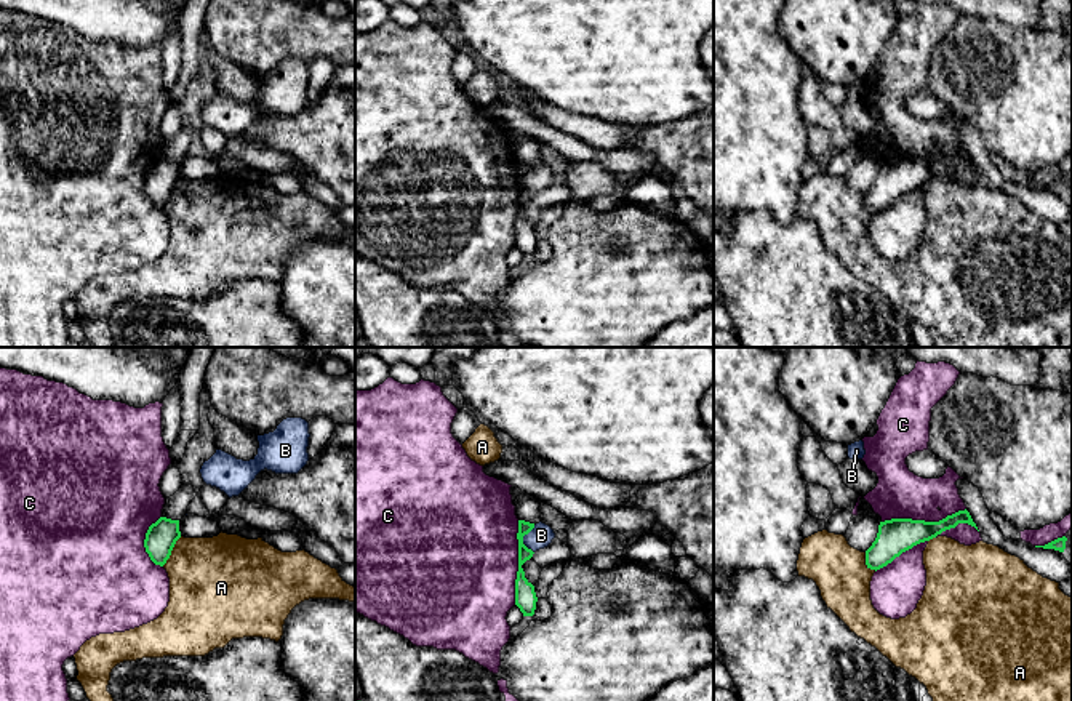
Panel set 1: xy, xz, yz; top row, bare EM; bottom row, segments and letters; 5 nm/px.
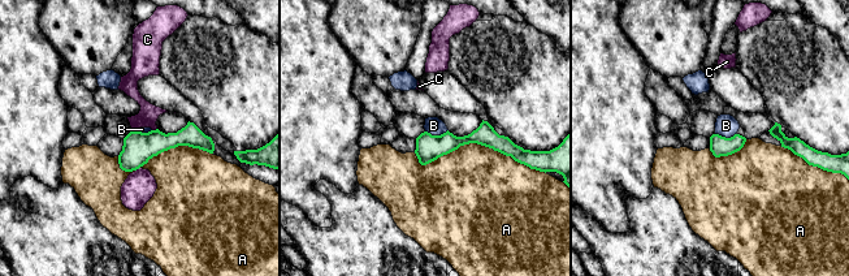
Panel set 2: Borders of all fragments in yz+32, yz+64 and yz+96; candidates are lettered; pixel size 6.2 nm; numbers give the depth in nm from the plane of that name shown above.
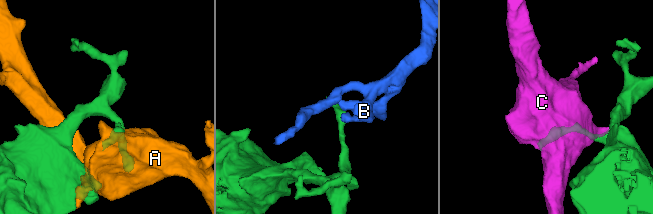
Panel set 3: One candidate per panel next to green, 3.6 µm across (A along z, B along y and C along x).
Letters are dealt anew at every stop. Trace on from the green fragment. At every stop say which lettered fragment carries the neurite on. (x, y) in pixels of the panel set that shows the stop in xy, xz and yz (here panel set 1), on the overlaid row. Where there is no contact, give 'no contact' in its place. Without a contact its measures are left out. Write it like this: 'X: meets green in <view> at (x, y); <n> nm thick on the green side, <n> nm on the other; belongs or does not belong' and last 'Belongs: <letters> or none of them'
A: meets green in xy at (172, 549); 160 nm thick on the green side, 420 nm on the other; does not belong
B: meets green in xz at (522, 540); 90 nm thick on the green side, 110 nm on the other; does not belong
C: meets green in xz at (519, 562); 110 nm thick on the green side, 500 nm on the other; does not belong
Belongs: none of them

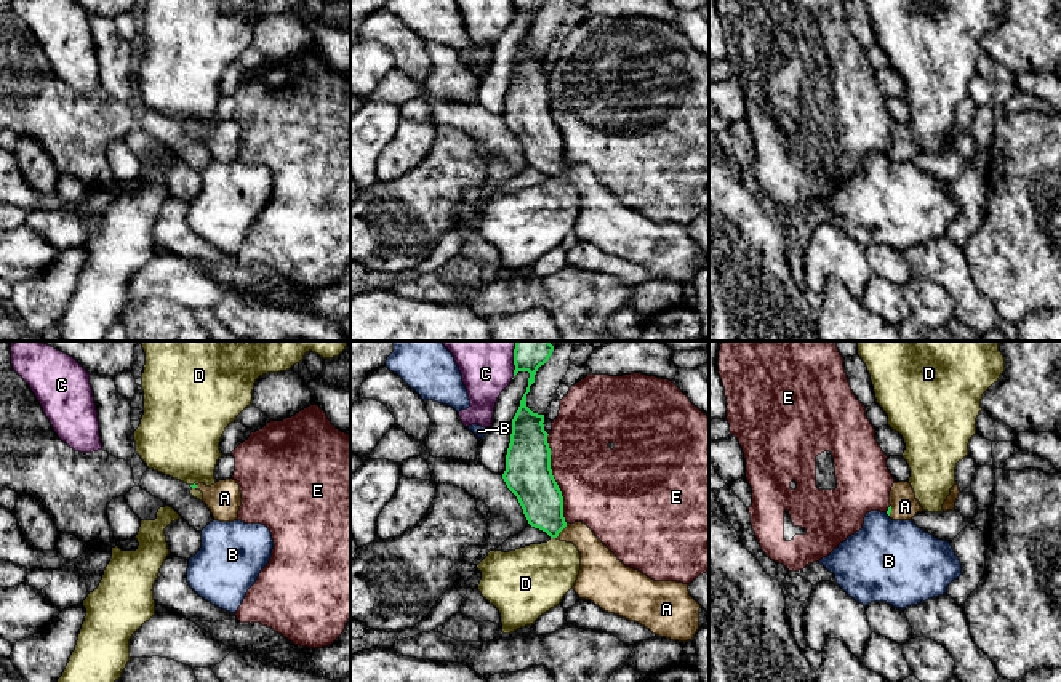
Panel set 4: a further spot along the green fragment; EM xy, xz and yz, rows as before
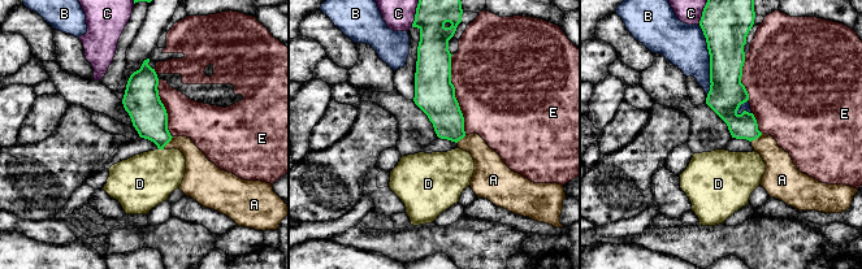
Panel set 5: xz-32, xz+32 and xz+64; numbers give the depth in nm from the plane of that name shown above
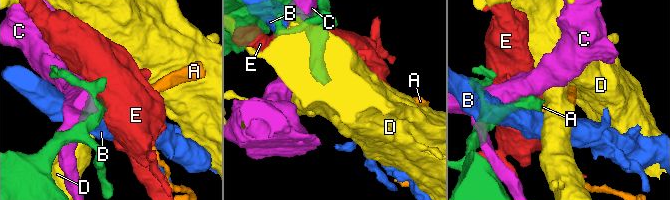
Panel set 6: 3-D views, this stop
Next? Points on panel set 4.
A: meets green in xz at (562, 529); 220 nm thick on the green side, 180 nm on the other; belongs
B: no contact; does not belong
C: meets green in xz at (514, 361); 180 nm thick on the green side, 320 nm on the other; does not belong
D: meets green in xz at (554, 537); 220 nm thick on the green side, 340 nm on the other; does not belong
E: meets green in xz at (554, 479); 240 nm thick on the green side, 400 nm on the other; does not belong
Belongs: A

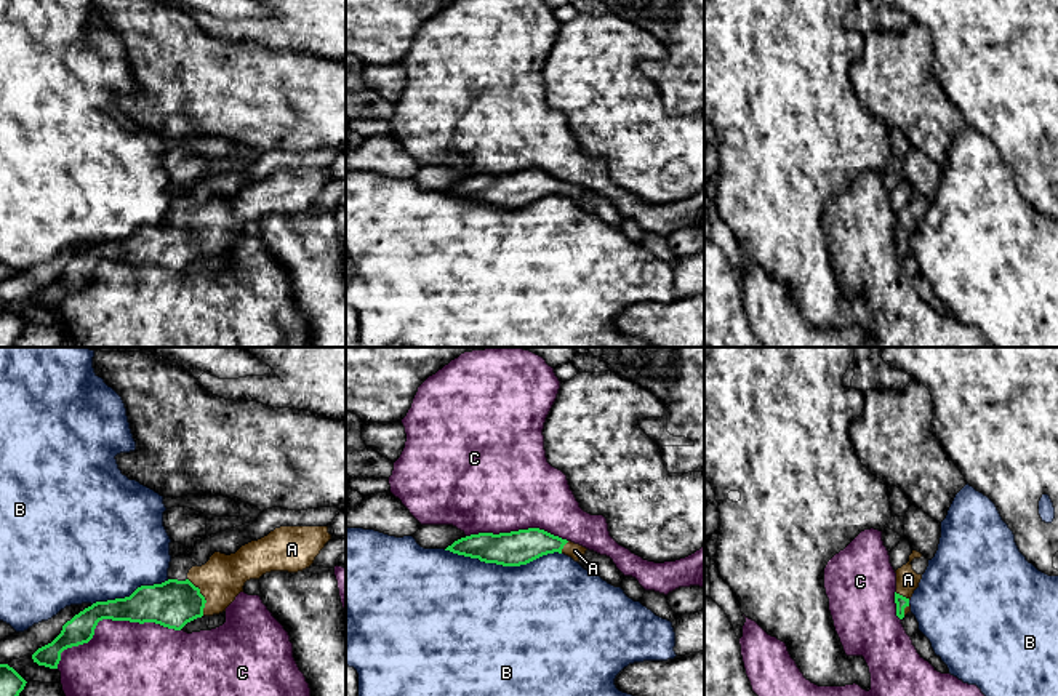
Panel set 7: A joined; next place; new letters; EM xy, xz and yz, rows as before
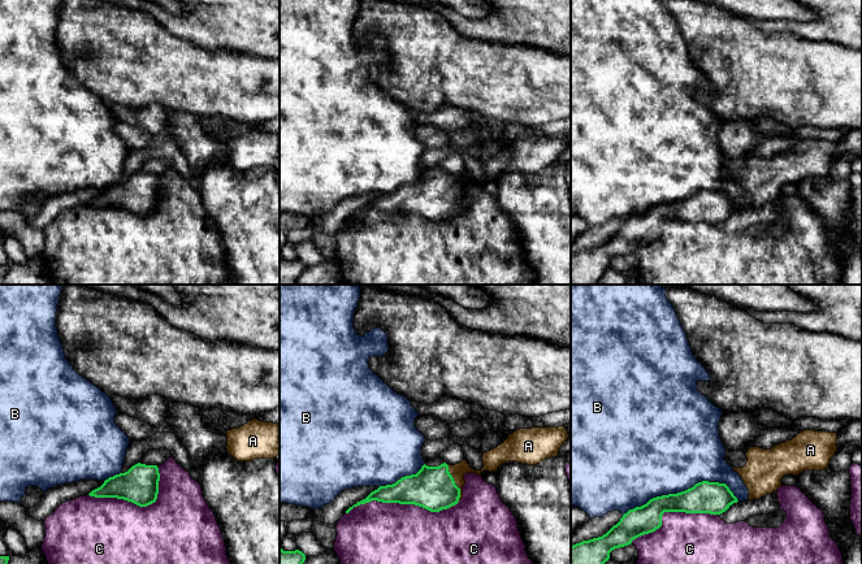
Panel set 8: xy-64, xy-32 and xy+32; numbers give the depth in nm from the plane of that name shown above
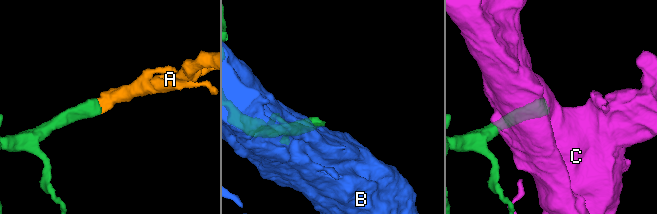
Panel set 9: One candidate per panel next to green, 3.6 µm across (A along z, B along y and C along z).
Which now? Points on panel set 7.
A: meets green in xy at (204, 597); 240 nm thick on the green side, 220 nm on the other; belongs
B: meets green in xz at (503, 565); 180 nm thick on the green side, 500 nm on the other; does not belong
C: meets green in xy at (109, 618); 190 nm thick on the green side, 380 nm on the other; does not belong
Belongs: A

